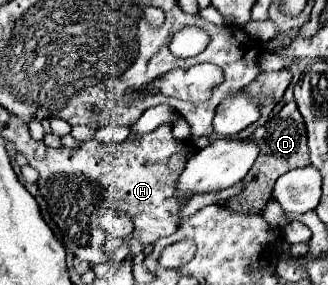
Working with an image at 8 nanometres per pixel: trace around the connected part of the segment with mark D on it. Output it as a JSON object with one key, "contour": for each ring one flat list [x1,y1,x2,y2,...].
{"contour":[[296,101,286,103,276,117,272,117,268,123,258,127,252,133,252,139,256,139,260,143,260,155,244,179,246,189,240,195,226,201,226,205,230,209,242,211,242,213,262,211,262,207,266,205,266,201,272,195,272,185,276,183,276,179,280,175,284,175,286,171,310,165,310,151,308,151,308,143,306,143,306,127,304,127,304,119,296,107]]}

